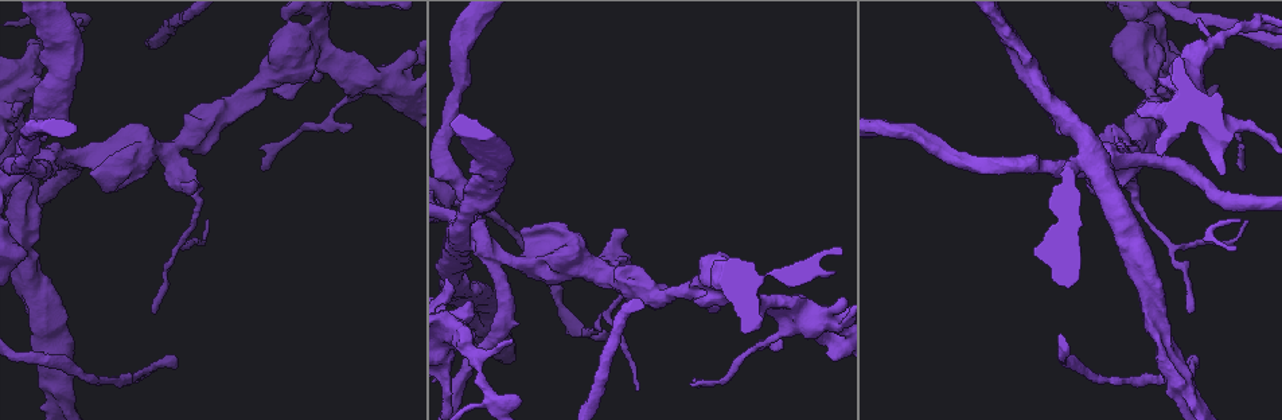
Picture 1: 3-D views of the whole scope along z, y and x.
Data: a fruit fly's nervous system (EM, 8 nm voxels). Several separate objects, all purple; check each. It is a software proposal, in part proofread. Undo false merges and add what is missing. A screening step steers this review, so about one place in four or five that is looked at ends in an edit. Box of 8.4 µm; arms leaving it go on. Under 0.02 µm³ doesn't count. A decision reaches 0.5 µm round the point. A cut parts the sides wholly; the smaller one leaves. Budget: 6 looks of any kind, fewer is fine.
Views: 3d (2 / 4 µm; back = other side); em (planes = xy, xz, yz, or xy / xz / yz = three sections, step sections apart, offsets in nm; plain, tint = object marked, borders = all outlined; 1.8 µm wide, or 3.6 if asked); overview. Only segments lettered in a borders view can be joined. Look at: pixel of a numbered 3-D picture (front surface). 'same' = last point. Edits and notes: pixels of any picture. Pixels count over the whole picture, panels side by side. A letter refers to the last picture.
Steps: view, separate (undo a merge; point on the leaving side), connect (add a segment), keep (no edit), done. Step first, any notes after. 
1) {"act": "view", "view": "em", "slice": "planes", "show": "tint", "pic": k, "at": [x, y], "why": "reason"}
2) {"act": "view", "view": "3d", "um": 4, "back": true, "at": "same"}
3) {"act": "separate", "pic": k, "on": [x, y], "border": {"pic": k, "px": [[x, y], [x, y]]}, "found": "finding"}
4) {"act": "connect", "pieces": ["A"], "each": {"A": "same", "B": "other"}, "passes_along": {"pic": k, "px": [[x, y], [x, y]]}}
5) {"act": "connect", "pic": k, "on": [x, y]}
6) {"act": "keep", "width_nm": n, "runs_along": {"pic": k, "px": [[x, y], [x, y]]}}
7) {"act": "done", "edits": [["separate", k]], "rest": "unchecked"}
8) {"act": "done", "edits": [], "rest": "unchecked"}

{"act": "view", "view": "3d", "um": 4, "pic": 1, "at": [798, 314], "why": "two arms at a narrow angle"}

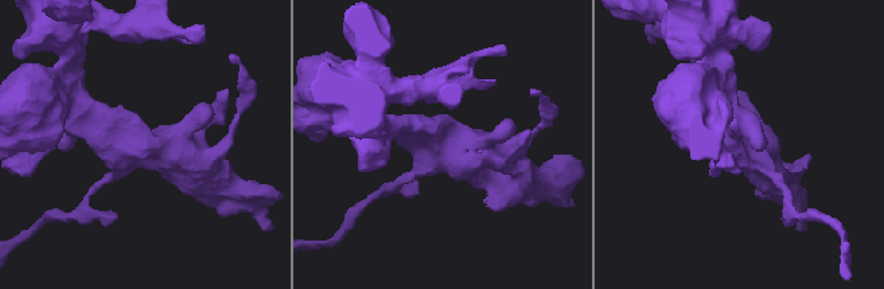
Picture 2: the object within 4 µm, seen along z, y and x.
{"act": "view", "view": "em", "um": 3.6, "slice": "planes", "show": "tint", "pic": 2, "at": [746, 142], "why": "shape alone is not enough"}

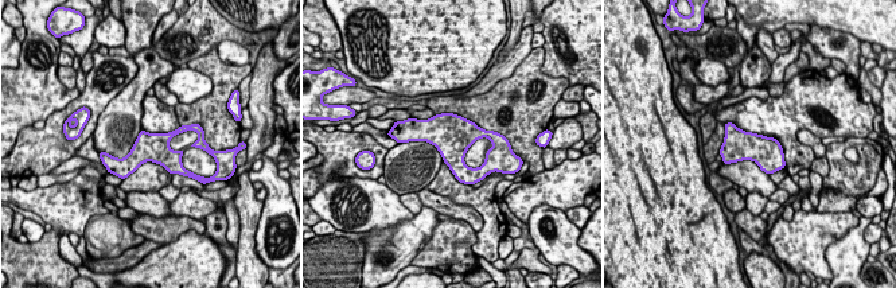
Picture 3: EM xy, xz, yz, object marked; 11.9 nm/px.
{"act": "view", "view": "em", "um": 3.6, "slice": "planes", "show": "borders", "at": "same"}

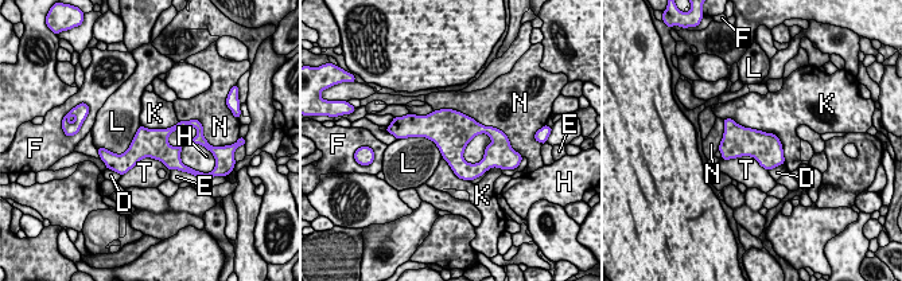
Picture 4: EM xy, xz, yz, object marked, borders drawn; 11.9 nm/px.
{"act": "keep", "longest_contact_nm": ["K", 900], "each": {"D": "other", "E": "other", "F": "other", "H": "other", "K": "other", "L": "other", "N": "other", "T": "other"}, "border": {"pic": 4, "px": [[723, 118], [772, 132], [785, 162]]}, "found": "all the same neuron"}

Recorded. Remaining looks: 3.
{"act": "view", "view": "3d", "um": 2, "pic": 1, "at": [646, 289], "why": "a fork"}

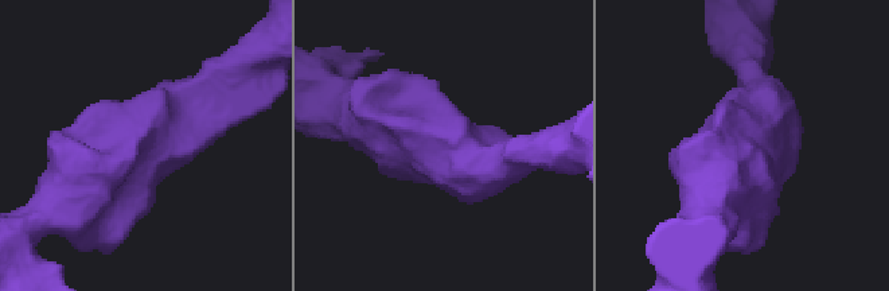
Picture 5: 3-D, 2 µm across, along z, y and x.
{"act": "view", "view": "em", "slice": "yz", "step": 16, "show": "tint", "pic": 5, "at": [741, 143]}

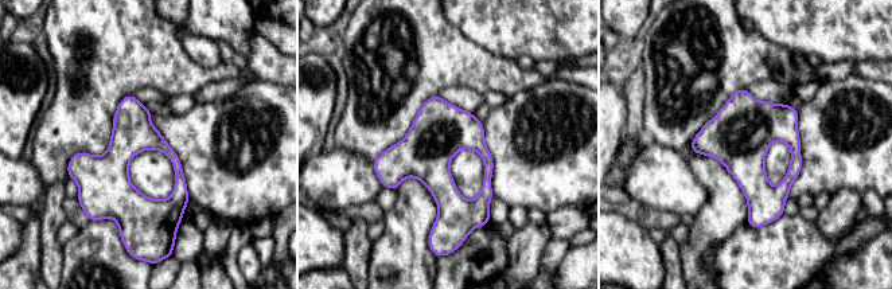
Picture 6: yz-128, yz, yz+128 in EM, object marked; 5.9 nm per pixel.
{"act": "view", "view": "em", "slice": "yz", "step": 16, "show": "borders", "at": "same"}

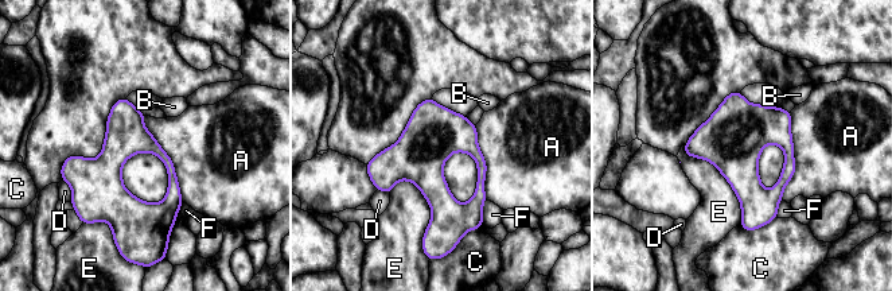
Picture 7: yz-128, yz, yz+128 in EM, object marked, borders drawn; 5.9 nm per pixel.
{"act": "keep", "width_nm": 220, "each": {"A": "other", "B": "other", "C": "other", "D": "other", "E": "other", "F": "other"}, "found": "one neuron here"}

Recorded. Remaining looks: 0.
{"act": "done", "edits": [], "rest": "unchecked"}

